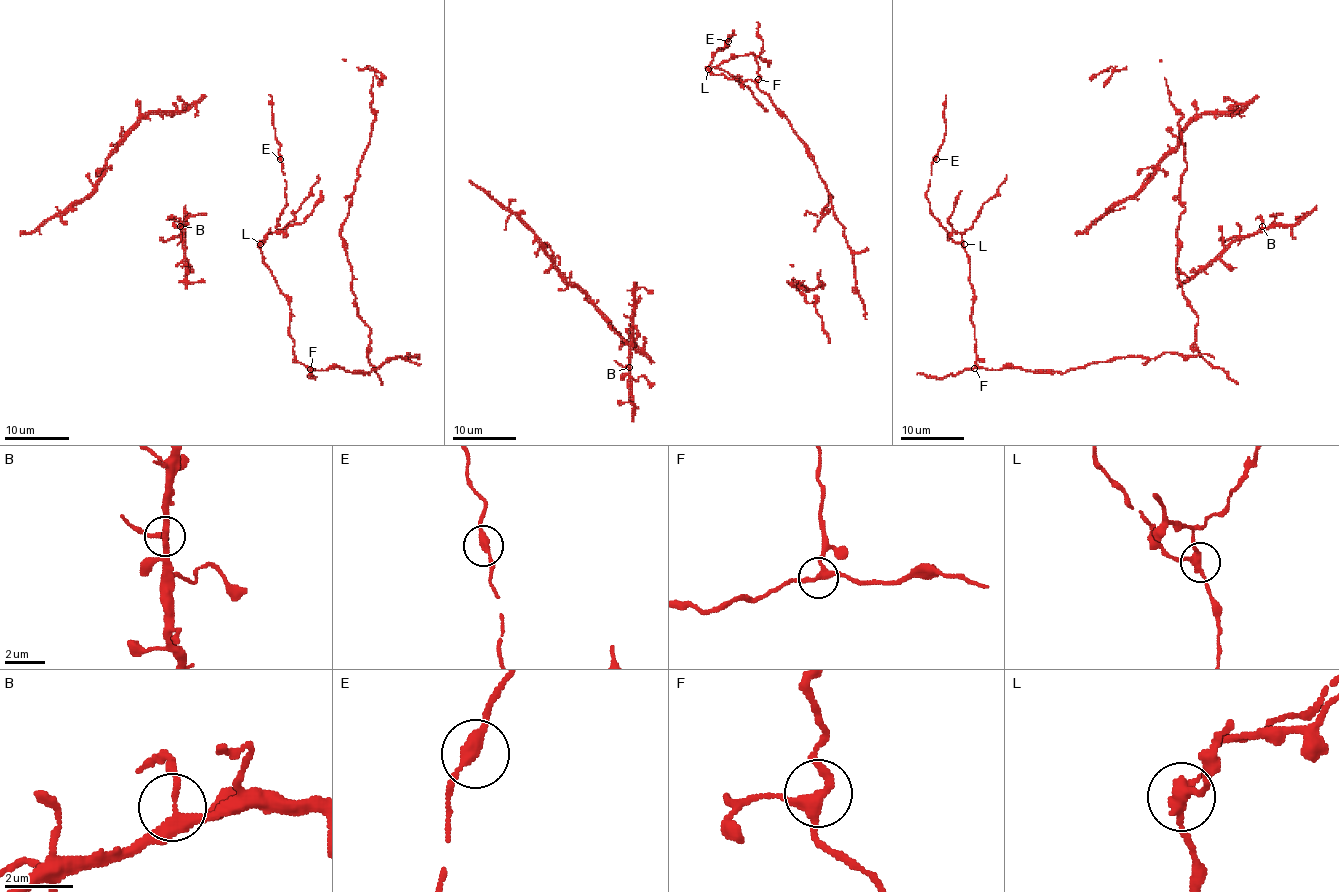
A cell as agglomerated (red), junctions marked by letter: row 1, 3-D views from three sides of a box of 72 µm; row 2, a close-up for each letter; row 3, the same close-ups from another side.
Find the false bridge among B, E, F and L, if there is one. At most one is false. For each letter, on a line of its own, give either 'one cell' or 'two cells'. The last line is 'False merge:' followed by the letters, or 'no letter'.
B: one cell
E: one cell
F: one cell
L: two cells
False merge: L

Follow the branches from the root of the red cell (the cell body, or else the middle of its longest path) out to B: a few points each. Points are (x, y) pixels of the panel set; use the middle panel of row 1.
B: (653, 290), (640, 287), (635, 292), (629, 367)

